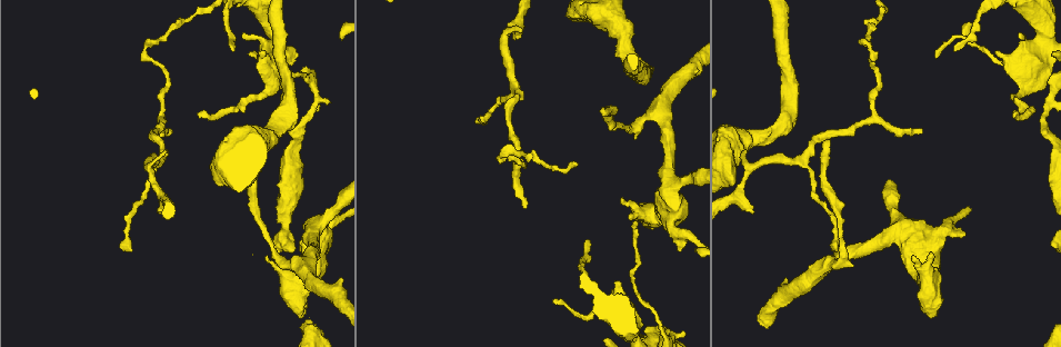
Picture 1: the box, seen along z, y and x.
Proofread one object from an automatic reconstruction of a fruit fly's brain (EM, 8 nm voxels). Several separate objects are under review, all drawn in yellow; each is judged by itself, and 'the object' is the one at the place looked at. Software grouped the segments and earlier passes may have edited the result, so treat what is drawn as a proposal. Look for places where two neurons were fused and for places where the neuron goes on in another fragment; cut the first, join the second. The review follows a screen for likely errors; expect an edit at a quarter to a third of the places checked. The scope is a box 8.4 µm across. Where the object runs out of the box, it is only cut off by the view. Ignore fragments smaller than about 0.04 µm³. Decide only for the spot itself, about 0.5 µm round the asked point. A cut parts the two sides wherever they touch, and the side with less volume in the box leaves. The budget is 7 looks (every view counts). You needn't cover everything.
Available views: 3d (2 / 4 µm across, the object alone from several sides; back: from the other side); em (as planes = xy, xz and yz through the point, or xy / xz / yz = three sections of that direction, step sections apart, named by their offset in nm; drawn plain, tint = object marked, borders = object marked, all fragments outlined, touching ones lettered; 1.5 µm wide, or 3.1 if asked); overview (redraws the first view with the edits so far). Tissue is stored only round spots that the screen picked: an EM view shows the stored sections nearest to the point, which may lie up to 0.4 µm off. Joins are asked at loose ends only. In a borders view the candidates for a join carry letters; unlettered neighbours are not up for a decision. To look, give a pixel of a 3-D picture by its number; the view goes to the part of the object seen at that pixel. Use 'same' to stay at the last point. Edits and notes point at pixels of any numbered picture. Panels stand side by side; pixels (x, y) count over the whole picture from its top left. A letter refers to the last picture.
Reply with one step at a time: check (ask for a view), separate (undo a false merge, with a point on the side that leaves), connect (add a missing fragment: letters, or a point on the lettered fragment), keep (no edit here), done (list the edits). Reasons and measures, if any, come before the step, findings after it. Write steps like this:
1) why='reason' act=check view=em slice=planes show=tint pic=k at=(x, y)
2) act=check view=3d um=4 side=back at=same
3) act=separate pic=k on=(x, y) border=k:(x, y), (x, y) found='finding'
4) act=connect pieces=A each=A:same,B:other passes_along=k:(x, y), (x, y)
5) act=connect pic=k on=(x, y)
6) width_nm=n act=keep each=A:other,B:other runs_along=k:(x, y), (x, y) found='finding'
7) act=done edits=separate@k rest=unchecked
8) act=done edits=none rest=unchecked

act=check view=em slice=planes show=borders pic=1 at=(753, 213)

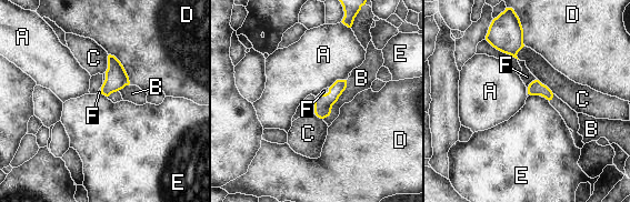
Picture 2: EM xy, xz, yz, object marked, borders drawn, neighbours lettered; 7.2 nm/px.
act=connect pieces=F each=A:other,B:other,C:other,D:other,E:other,F:same passes_along=2:(536, 88), (529, 86), (527, 77) found='it goes on there'

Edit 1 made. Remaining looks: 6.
why='thick end' act=check view=3d um=4 pic=1 at=(630, 219)

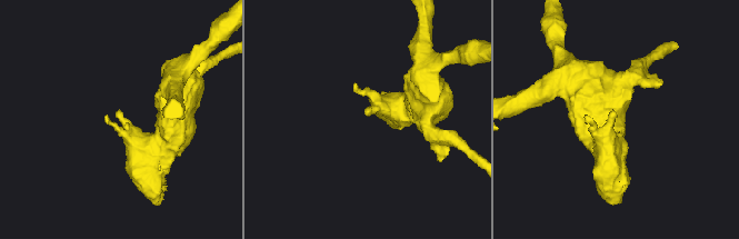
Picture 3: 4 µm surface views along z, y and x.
why='need the tissue' act=check view=em slice=xz step=4 show=tint pic=3 at=(612, 113)

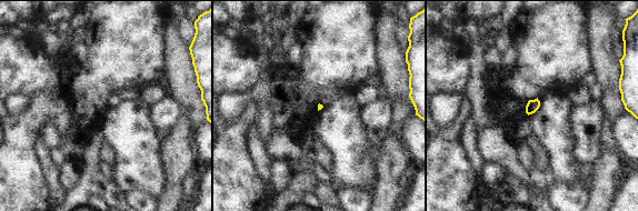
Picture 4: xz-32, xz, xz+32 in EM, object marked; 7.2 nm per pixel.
why='another direction' act=check view=em slice=yz step=4 show=borders at=same

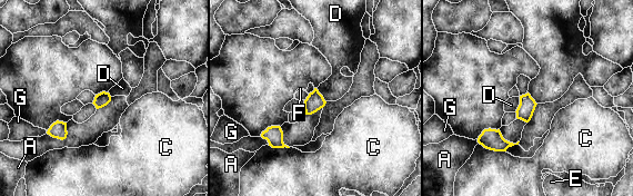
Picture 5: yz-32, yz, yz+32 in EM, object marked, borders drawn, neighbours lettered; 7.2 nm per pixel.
longest_contact=C:220nm act=keep each=A:other,C:other,D:other,E:other,F:other,G:other border=5:(520, 97), (520, 104), (514, 111) found='no lettered fragment goes on from it'

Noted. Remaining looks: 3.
why='end of a long branch' act=check view=em slice=planes show=borders pic=1 at=(197, 115)

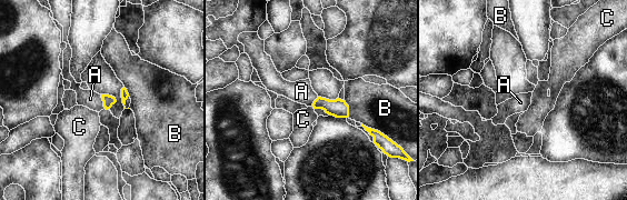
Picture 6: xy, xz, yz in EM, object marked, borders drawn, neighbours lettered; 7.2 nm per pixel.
act=connect pieces=A each=A:same,B:other,C:other found='the neuron continues'

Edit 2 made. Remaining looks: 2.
act=done edits=connect@2,connect@6 rest=unchecked

